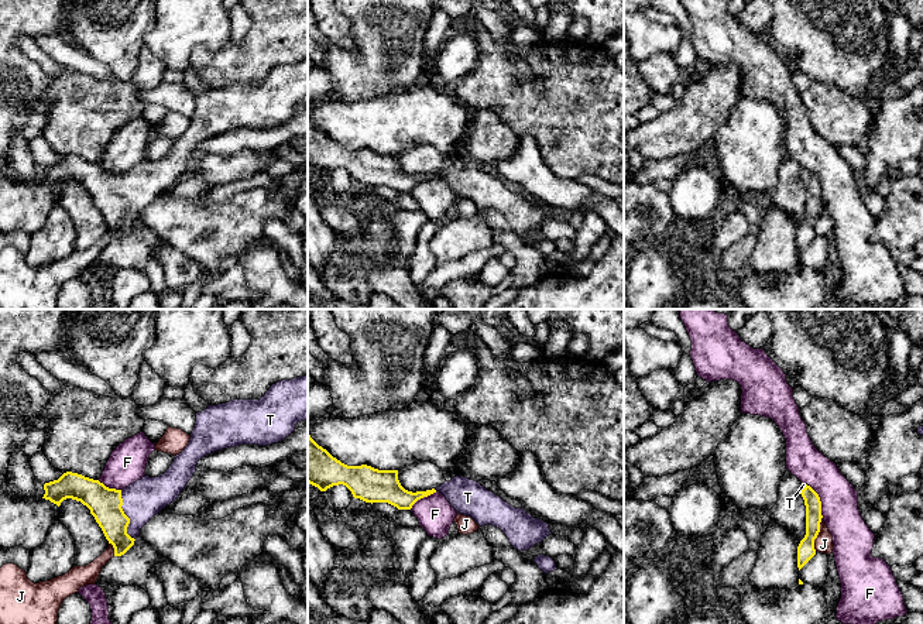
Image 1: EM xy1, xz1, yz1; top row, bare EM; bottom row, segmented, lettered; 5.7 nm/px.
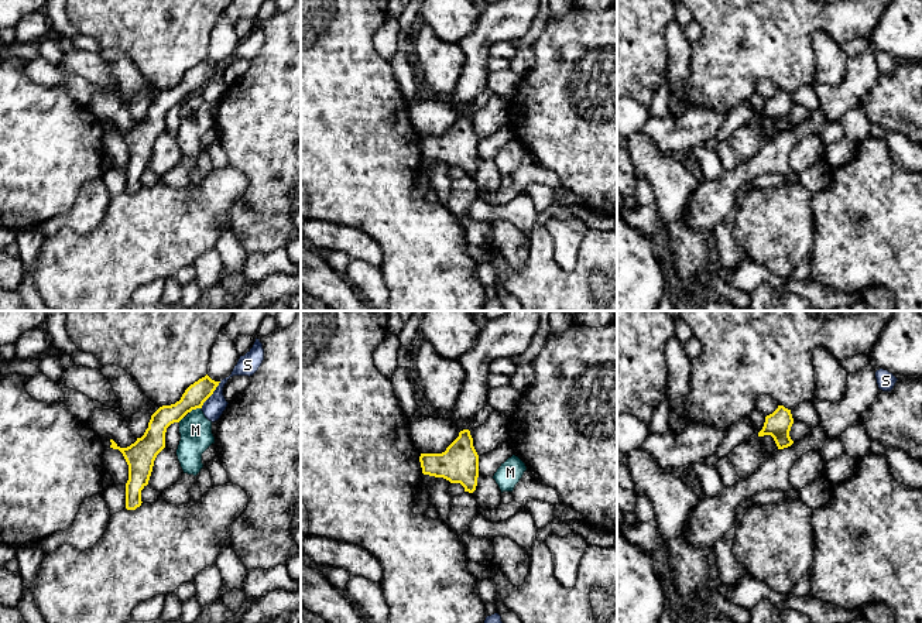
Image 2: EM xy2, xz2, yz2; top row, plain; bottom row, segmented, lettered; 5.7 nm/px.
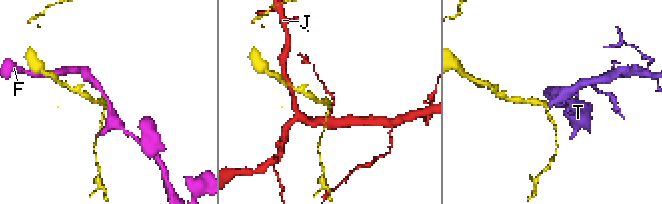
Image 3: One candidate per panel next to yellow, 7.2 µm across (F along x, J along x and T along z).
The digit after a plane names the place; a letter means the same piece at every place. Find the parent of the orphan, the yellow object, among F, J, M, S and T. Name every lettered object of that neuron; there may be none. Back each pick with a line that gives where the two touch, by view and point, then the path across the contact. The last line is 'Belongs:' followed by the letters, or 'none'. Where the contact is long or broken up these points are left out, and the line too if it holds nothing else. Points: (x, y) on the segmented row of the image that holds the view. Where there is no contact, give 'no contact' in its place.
T: meets yellow in xy1 at (126, 516); runs through xy1 (105, 504), (126, 516), (144, 499)
Belongs: T

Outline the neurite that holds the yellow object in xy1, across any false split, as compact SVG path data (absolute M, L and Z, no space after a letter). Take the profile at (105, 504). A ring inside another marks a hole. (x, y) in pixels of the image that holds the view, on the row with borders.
M308 374L272 384L260 400L233 400L198 412L188 446L158 477L144 476L116 490L66 472L44 484L42 498L58 507L66 498L80 501L113 545L114 556L121 556L134 545L140 529L179 497L202 457L240 445L278 443L301 421L308 421Z

